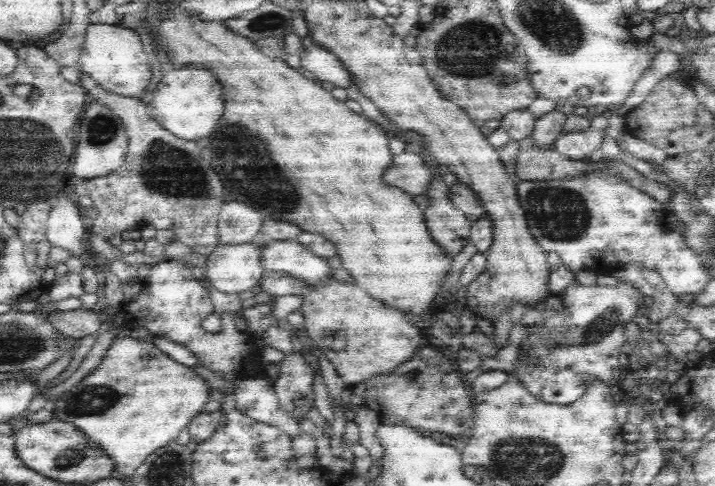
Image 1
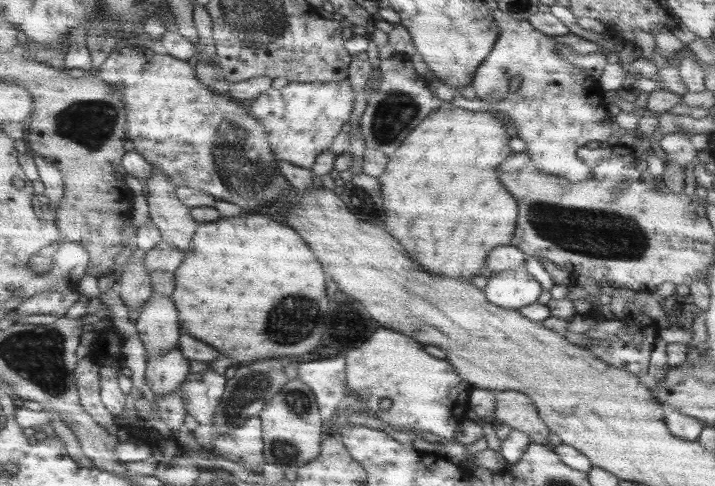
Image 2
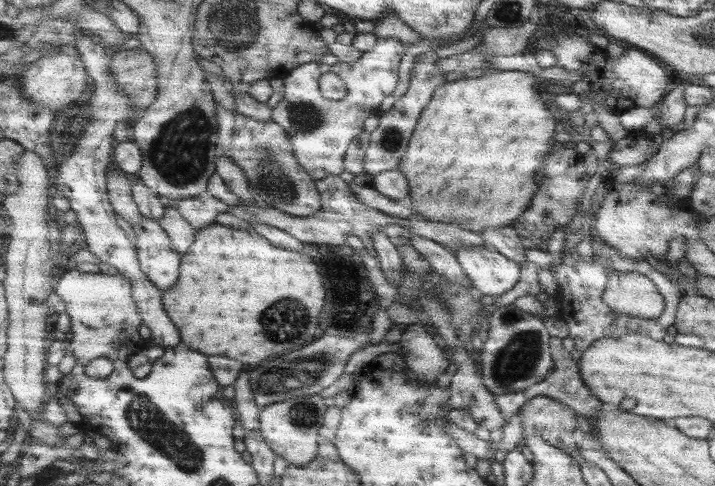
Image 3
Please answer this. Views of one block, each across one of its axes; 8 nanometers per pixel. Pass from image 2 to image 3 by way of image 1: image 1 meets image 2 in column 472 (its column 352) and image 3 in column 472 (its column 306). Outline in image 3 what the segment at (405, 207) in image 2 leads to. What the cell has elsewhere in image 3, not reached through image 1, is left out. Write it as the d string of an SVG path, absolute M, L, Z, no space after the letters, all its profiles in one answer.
M495 72L495 74L479 74L475 78L469 78L469 80L457 80L457 82L447 82L445 86L441 86L433 100L429 102L429 106L425 108L425 114L421 114L421 122L417 124L417 130L411 138L411 144L409 144L409 150L407 154L403 156L401 160L401 166L399 170L407 176L407 182L409 182L409 192L411 192L411 200L413 200L413 210L419 212L419 216L423 216L425 220L429 222L453 222L453 224L459 224L463 226L465 230L471 230L475 234L485 234L487 230L491 228L505 228L505 226L513 226L513 222L517 222L531 206L533 202L533 194L537 192L539 184L535 184L535 170L541 168L541 164L545 162L545 154L549 150L547 142L551 140L553 136L553 130L555 130L555 118L553 114L547 110L545 102L539 98L537 94L537 82L541 80L535 80L531 74L527 72Z

